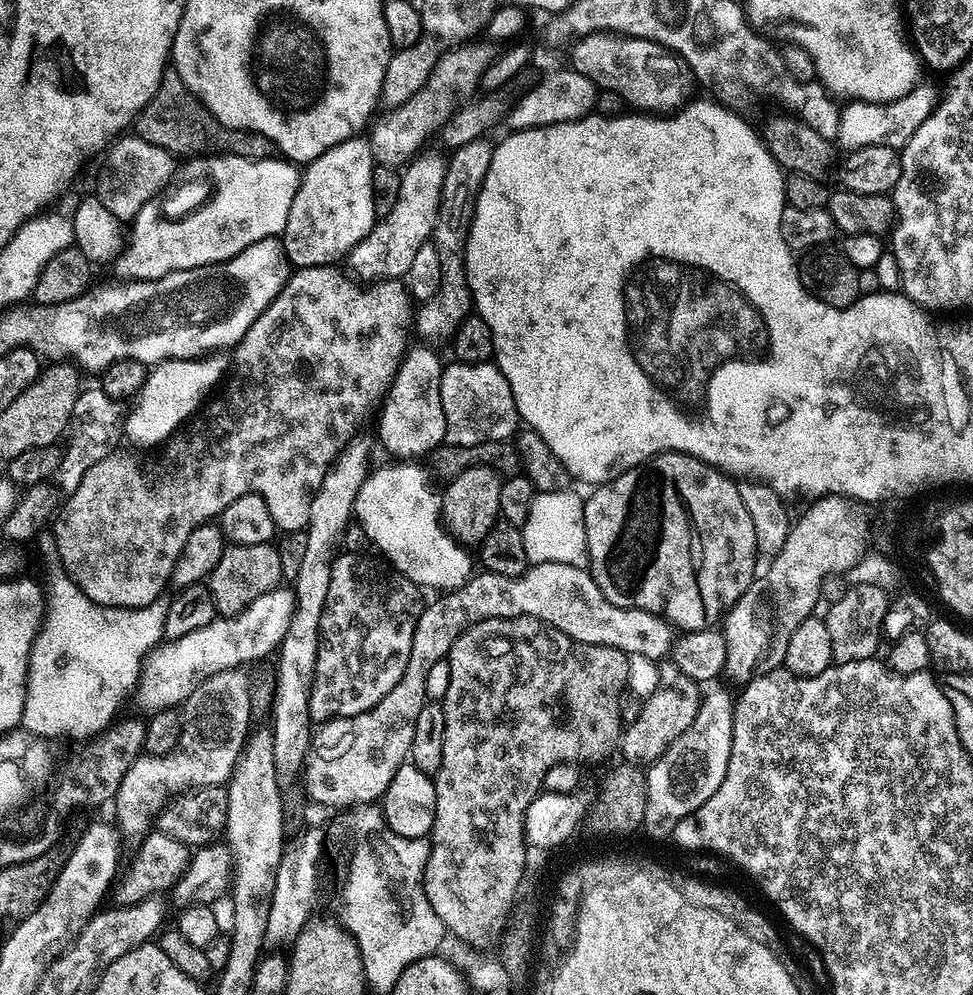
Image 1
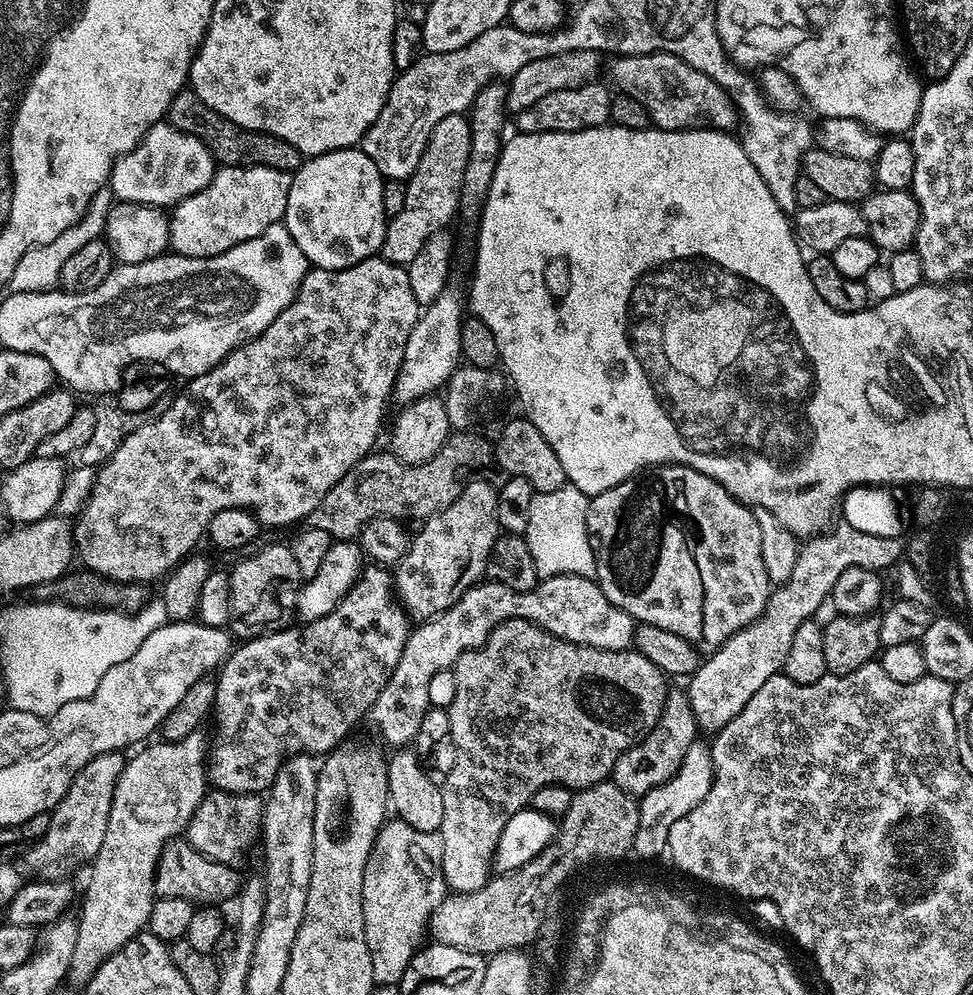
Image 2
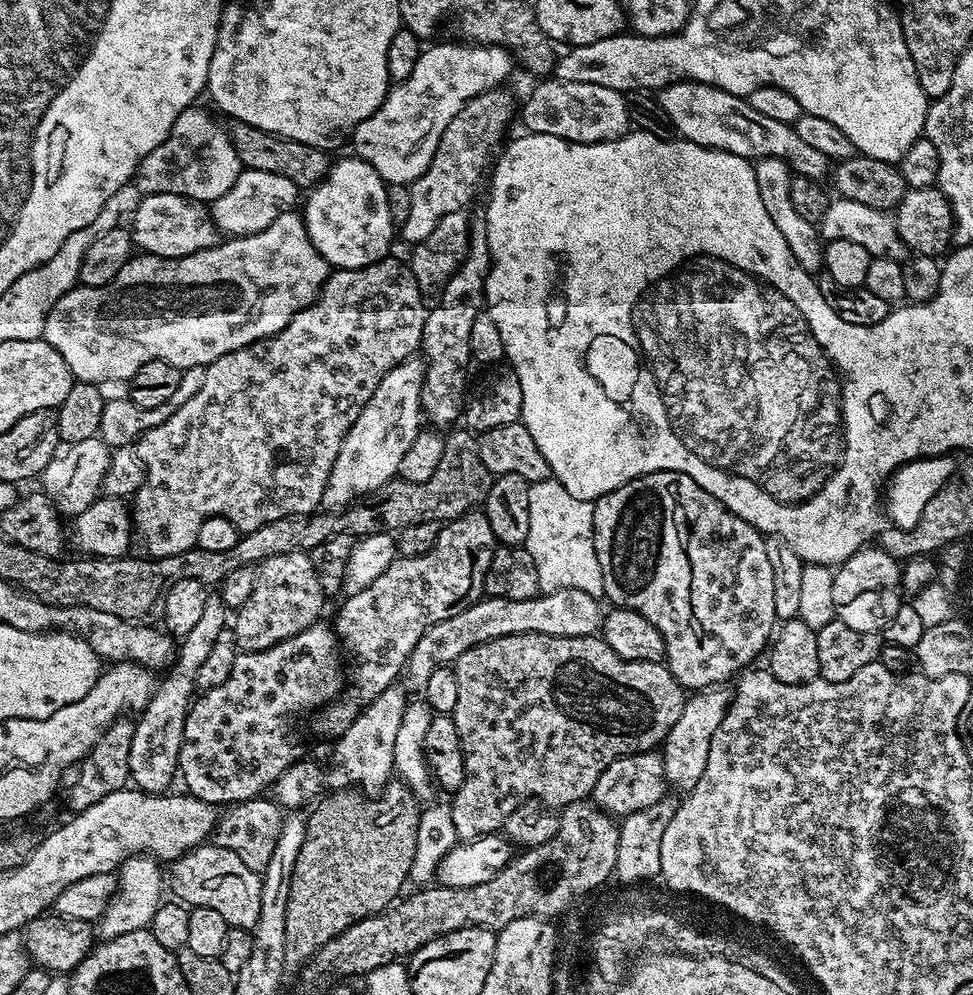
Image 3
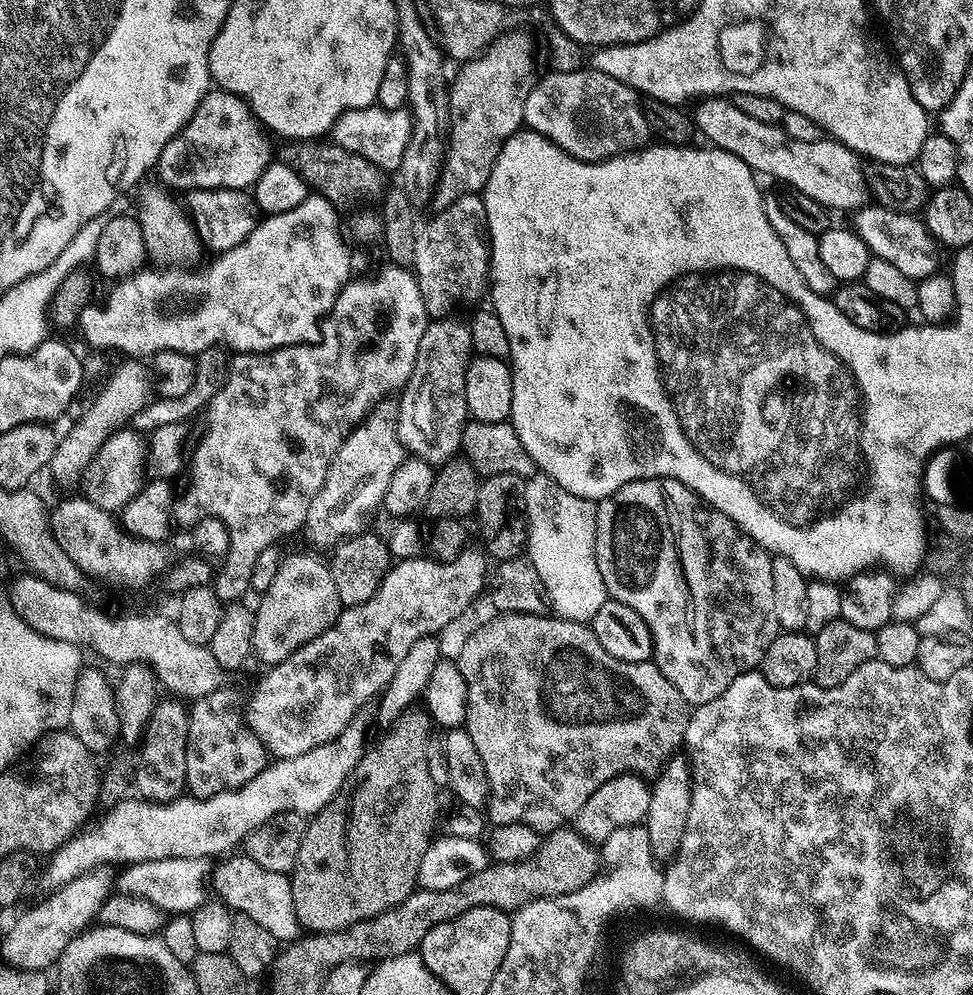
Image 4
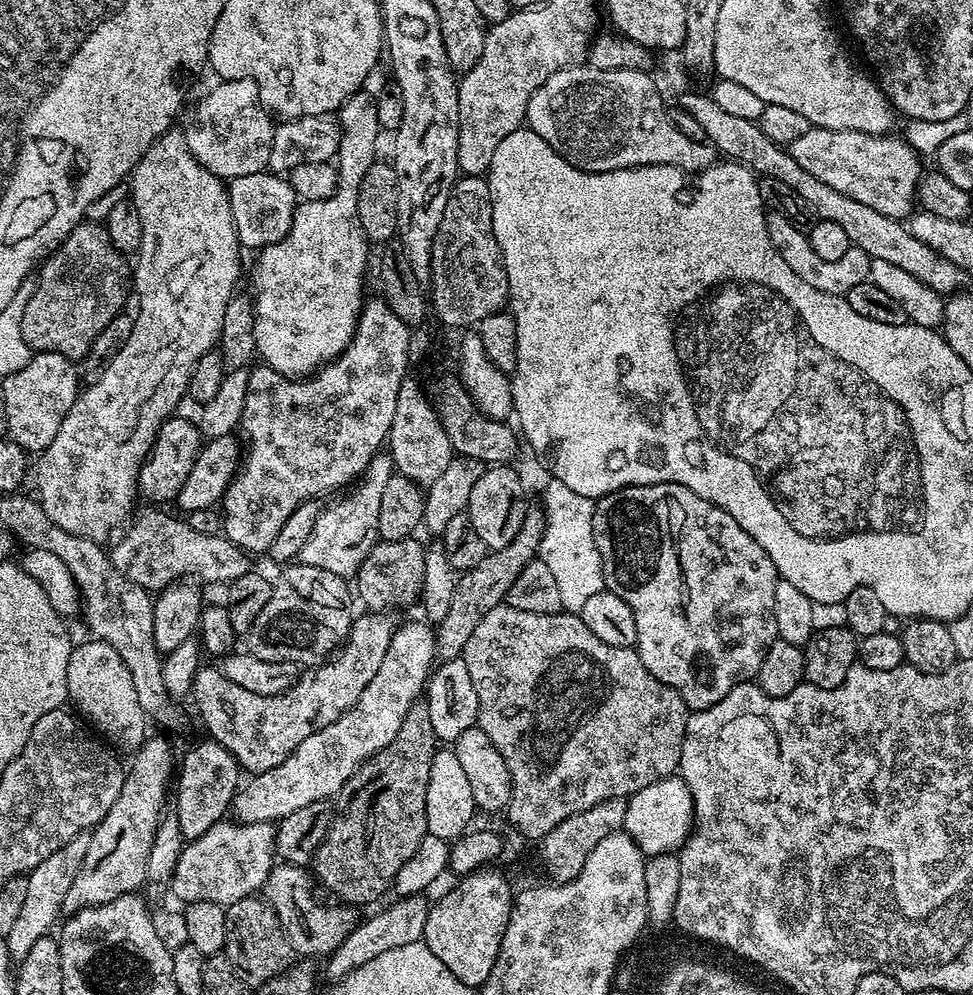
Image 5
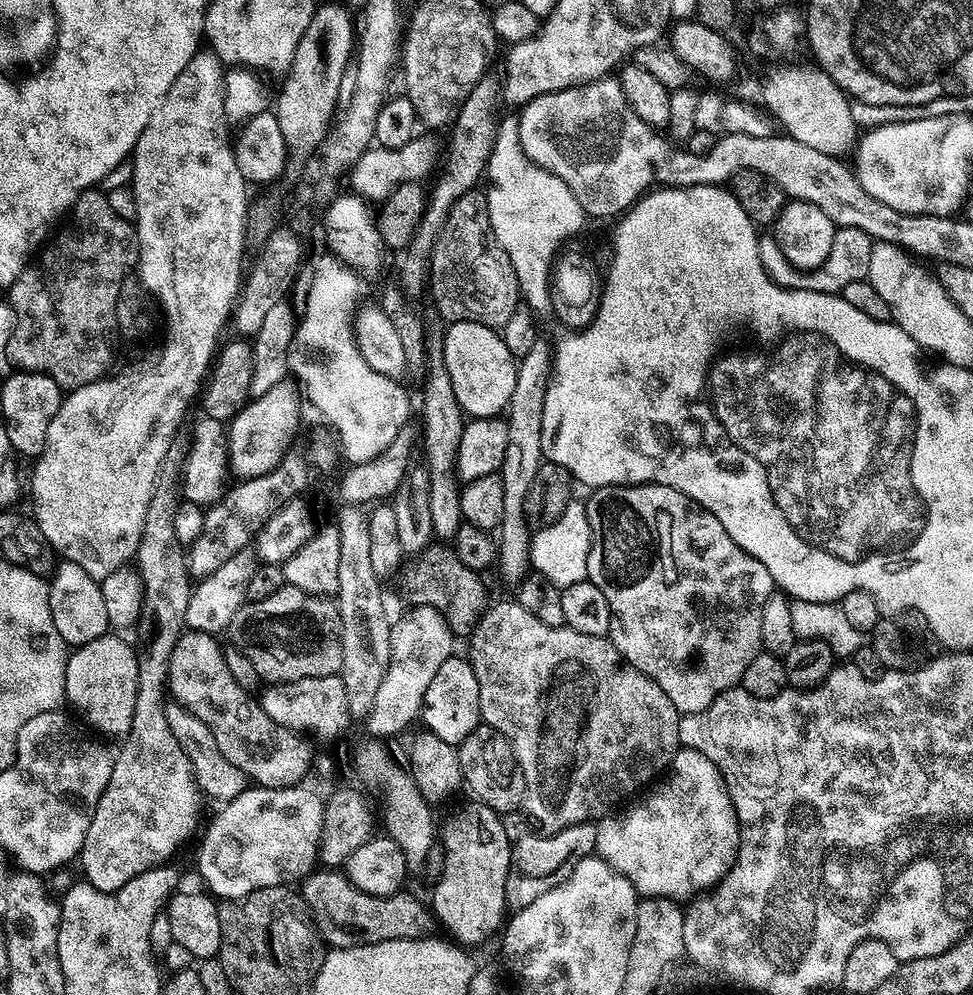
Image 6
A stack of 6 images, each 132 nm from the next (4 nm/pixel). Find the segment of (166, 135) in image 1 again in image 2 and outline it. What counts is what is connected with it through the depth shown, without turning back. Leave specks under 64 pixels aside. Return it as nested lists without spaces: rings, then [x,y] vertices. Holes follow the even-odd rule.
[[[188,86],[183,88],[170,102],[166,120],[178,130],[182,130],[186,134],[194,134],[194,138],[202,141],[221,165],[229,168],[266,166],[291,174],[296,172],[302,163],[300,151],[294,146],[290,146],[290,142],[286,142],[274,134],[246,130],[242,126],[238,126],[238,122],[230,122],[230,118],[218,114],[218,110],[206,106],[206,102],[202,102],[202,98],[198,98],[198,94]]]

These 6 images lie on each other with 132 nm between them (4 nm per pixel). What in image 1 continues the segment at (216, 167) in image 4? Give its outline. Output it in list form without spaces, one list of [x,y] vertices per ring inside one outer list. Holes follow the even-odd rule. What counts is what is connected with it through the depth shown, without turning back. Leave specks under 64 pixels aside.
[[[124,134],[107,149],[108,161],[100,172],[98,195],[120,221],[131,221],[146,202],[157,199],[173,183],[177,157],[139,134]],[[172,180],[172,181],[171,181]],[[170,183],[168,186],[167,184]],[[165,187],[165,188],[164,188]],[[164,188],[164,189],[163,189]],[[161,191],[161,192],[160,192]]]

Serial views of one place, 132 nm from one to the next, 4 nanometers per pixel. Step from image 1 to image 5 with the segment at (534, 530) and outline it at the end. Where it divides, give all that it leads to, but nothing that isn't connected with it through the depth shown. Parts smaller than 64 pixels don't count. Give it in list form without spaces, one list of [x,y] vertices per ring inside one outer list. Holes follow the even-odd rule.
[[[552,478],[544,488],[542,511],[545,520],[545,532],[542,534],[538,558],[546,562],[554,574],[554,579],[565,610],[576,614],[593,594],[605,591],[602,574],[602,558],[594,542],[593,497],[577,494],[562,481]]]

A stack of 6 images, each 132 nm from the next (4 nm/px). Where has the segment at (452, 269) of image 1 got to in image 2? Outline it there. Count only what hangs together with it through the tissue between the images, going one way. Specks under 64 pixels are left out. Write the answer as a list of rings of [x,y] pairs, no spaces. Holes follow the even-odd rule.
[[[449,282],[434,298],[432,304],[427,305],[416,318],[414,330],[410,330],[410,338],[406,338],[406,350],[402,354],[402,366],[398,370],[396,387],[394,389],[394,400],[397,405],[411,404],[412,401],[439,393],[447,385],[448,380],[461,367],[462,357],[462,322],[466,318],[466,288],[456,282]]]

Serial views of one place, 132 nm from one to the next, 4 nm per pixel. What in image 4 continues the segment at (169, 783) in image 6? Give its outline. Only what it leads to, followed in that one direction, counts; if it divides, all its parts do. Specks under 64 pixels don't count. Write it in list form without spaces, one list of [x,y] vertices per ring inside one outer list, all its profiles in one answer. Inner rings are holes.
[[[96,867],[92,872],[74,878],[74,882],[49,891],[50,894],[45,900],[40,900],[33,908],[26,909],[13,922],[12,929],[4,940],[3,959],[25,972],[44,972],[51,964],[53,967],[66,946],[70,946],[72,939],[99,917],[102,905],[109,903],[114,892],[114,876],[107,871],[111,872],[107,867]]]

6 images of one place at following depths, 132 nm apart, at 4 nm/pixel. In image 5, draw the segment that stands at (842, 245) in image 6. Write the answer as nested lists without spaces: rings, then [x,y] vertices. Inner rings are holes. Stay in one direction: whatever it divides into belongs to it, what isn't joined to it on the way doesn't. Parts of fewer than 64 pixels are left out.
[[[768,212],[767,218],[768,233],[774,242],[774,250],[782,254],[782,262],[786,262],[786,266],[790,266],[790,270],[794,270],[794,274],[798,274],[798,278],[806,282],[806,286],[814,286],[814,290],[822,290],[831,296],[847,297],[848,292],[854,290],[854,286],[869,283],[873,259],[861,248],[849,246],[846,254],[838,258],[838,262],[826,262],[818,254],[814,254],[814,248],[810,246],[807,235],[791,220],[777,212]]]

